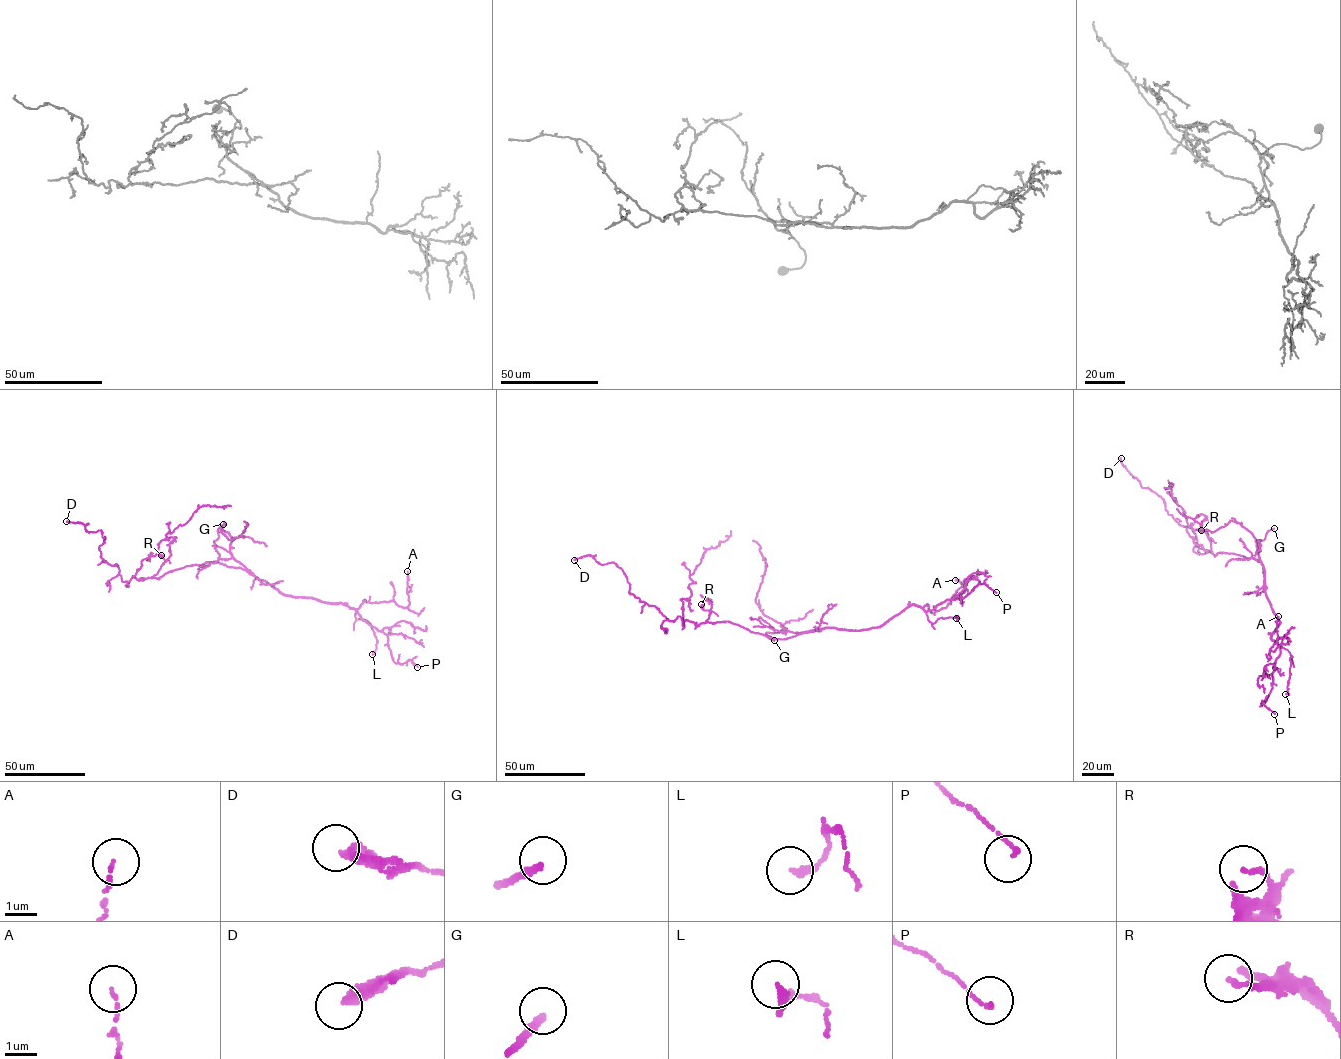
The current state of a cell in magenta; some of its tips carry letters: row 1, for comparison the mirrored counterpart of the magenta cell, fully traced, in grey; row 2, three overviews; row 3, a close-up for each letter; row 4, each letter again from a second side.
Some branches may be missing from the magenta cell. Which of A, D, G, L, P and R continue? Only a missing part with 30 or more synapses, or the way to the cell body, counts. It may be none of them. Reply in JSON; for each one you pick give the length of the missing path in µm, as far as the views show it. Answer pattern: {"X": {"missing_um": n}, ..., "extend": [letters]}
{"extend": []}

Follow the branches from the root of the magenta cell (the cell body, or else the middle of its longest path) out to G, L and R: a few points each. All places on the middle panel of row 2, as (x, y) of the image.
G: (764, 635), (784, 639), (807, 631), (783, 629), (766, 632), (774, 640)
L: (764, 635), (783, 639), (826, 627), (878, 627), (913, 605), (924, 610), (932, 623), (940, 618), (956, 618)
R: (764, 635), (727, 621), (706, 622), (710, 611), (703, 610), (701, 604)

